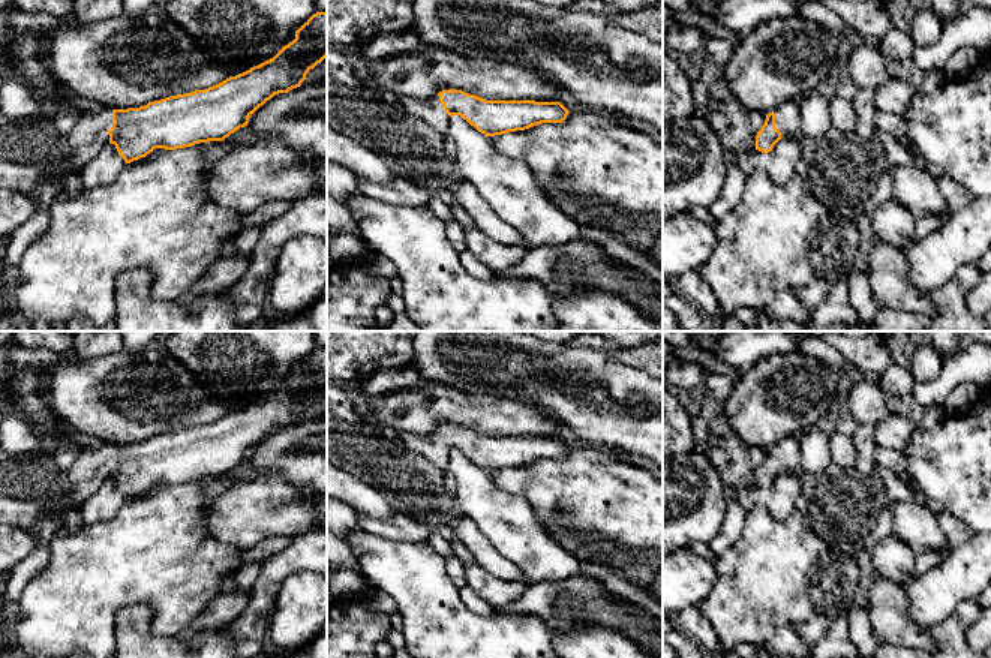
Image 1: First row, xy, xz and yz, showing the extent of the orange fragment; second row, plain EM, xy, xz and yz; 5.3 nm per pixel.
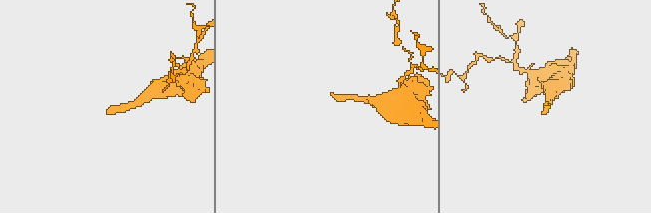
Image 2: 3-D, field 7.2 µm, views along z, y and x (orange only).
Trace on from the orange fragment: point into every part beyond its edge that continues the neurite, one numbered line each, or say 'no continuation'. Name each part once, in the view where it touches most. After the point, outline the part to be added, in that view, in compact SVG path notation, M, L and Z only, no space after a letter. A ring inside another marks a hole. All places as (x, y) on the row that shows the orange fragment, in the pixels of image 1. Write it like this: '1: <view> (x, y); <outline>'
1: xy (89, 137); M99 108L82 115L67 135L70 154L67 172L75 174L91 162L108 144L112 127L112 109Z

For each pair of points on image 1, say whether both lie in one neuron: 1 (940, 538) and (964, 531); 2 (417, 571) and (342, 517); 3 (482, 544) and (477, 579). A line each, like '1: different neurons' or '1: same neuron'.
1: different neurons
2: different neurons
3: different neurons

